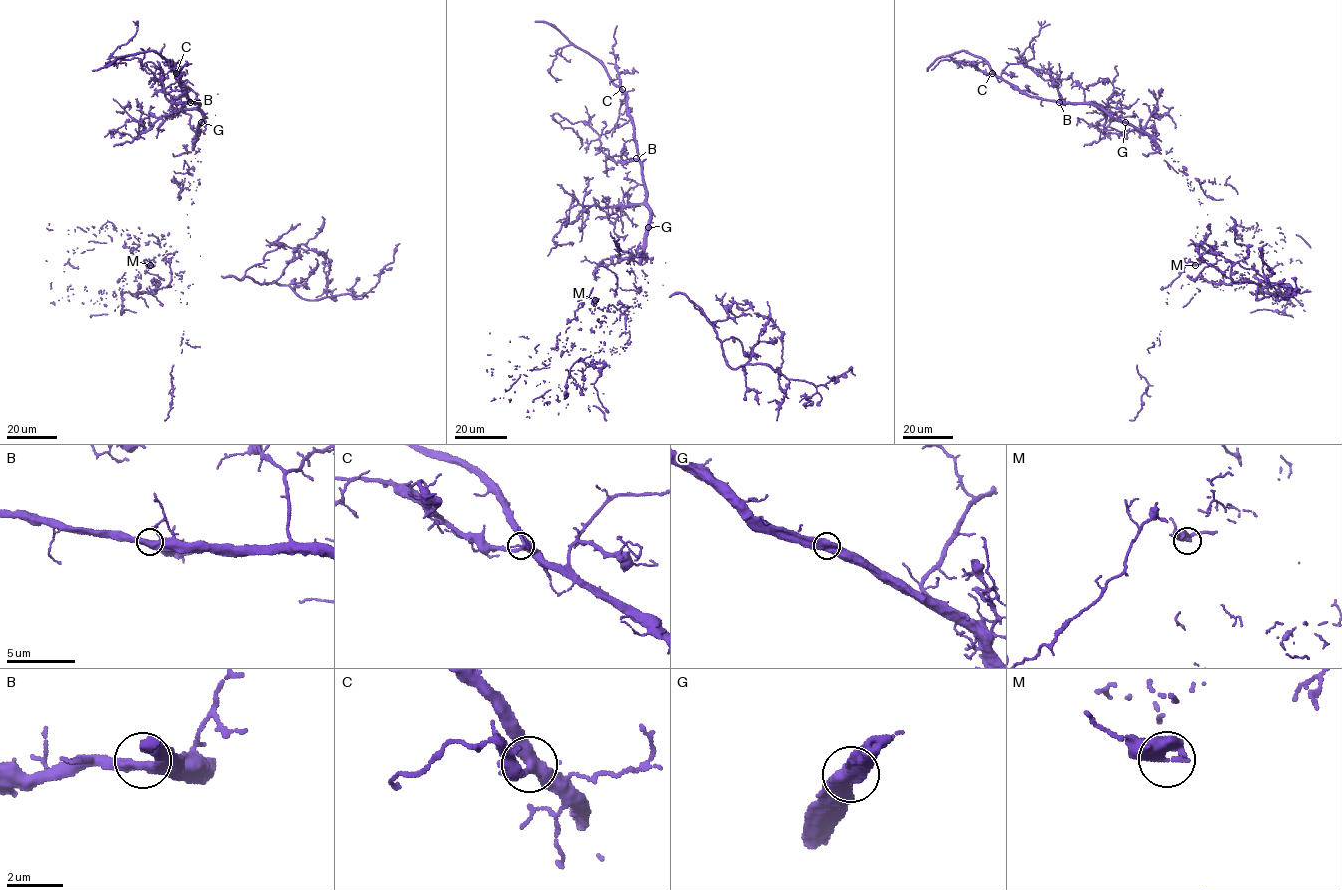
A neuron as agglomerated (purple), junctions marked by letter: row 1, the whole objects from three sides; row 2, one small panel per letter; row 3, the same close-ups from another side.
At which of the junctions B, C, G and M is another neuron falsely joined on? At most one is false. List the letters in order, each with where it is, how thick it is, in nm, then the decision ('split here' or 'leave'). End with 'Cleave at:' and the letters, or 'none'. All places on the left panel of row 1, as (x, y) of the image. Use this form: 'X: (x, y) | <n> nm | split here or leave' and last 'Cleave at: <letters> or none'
B: (190, 102) | 420 nm | leave
C: (176, 73) | 380 nm | leave
G: (201, 122) | 700 nm | leave
M: (150, 265) | 480 nm | leave
Cleave at: none

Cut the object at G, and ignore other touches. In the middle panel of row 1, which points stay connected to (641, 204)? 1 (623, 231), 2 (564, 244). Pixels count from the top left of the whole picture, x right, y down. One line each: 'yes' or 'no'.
1: yes
2: yes

